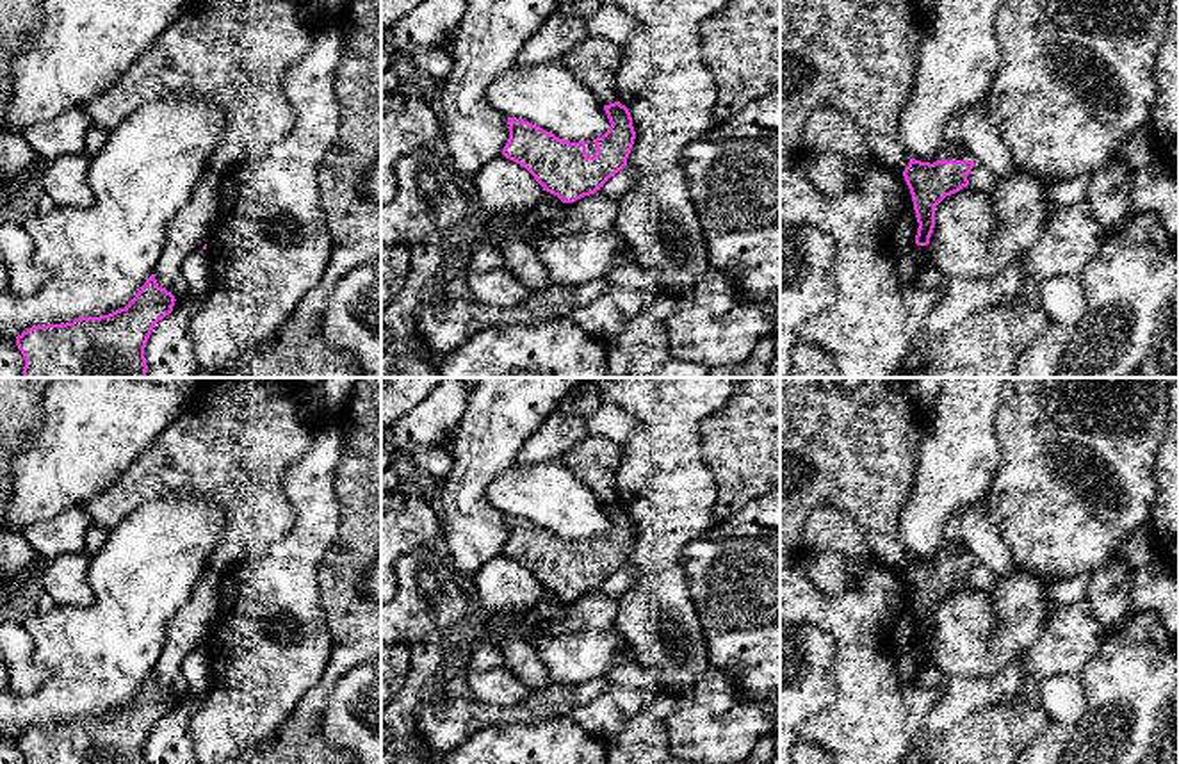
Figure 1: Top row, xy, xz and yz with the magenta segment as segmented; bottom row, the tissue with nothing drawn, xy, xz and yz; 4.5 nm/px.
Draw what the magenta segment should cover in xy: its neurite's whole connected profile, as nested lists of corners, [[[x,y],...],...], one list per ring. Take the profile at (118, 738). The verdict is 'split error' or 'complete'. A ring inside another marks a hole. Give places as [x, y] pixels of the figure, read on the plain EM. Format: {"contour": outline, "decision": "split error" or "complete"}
{"contour": [[[151,673],[135,696],[109,714],[32,725],[16,736],[25,764],[146,764],[144,746],[175,695]]], "decision": "complete"}

